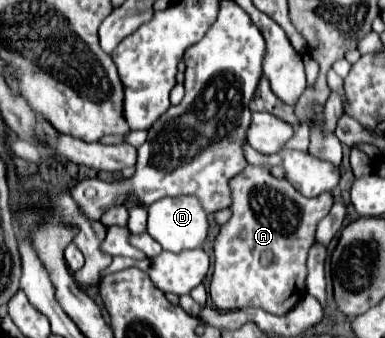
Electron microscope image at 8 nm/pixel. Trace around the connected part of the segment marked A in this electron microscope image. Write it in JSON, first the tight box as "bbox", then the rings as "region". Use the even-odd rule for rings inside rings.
{"bbox":[209,165,333,315],"region":[[[247,165],[241,175],[233,177],[231,191],[231,219],[221,227],[215,239],[215,271],[209,283],[209,295],[217,309],[233,311],[243,307],[261,307],[273,315],[287,315],[299,301],[305,297],[305,279],[307,279],[307,253],[315,243],[315,231],[319,221],[329,213],[333,205],[331,191],[321,193],[319,197],[307,199],[289,181],[273,177],[265,167]]]}

